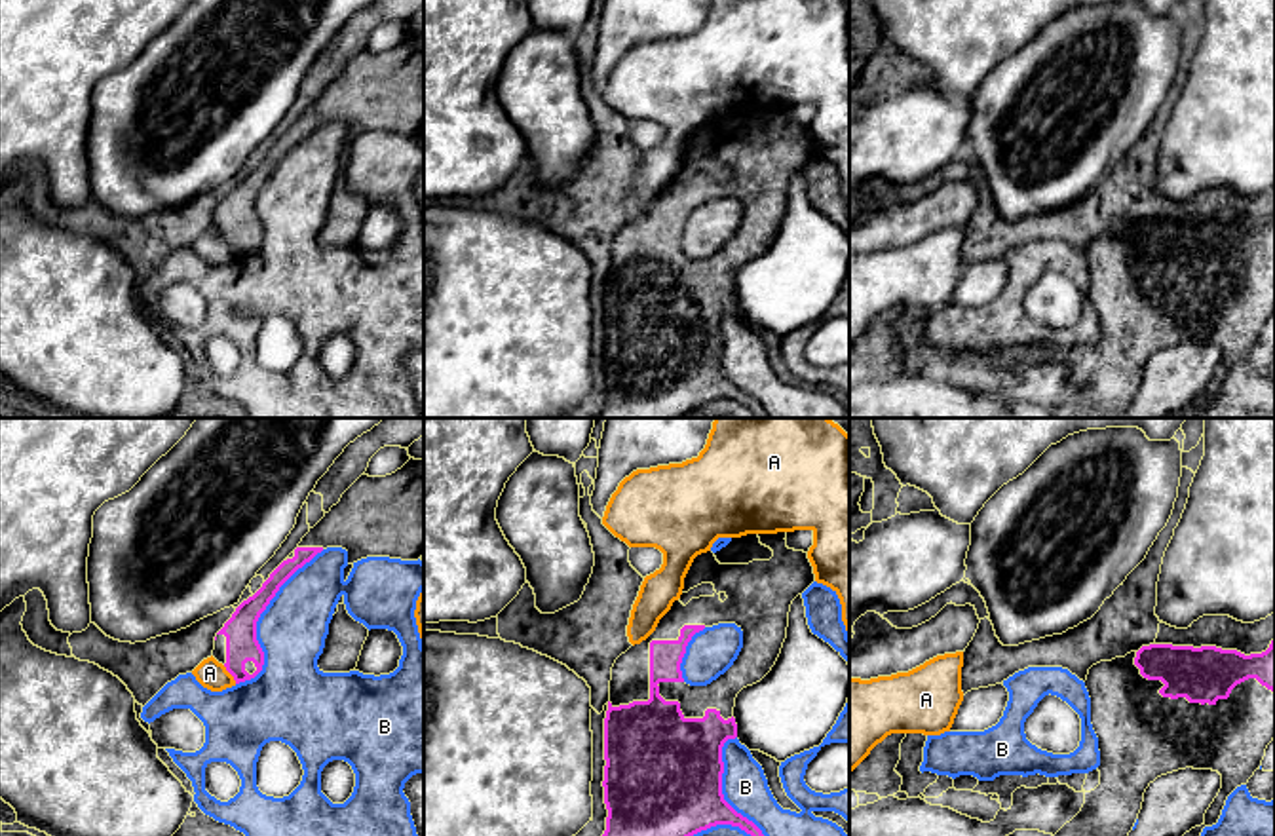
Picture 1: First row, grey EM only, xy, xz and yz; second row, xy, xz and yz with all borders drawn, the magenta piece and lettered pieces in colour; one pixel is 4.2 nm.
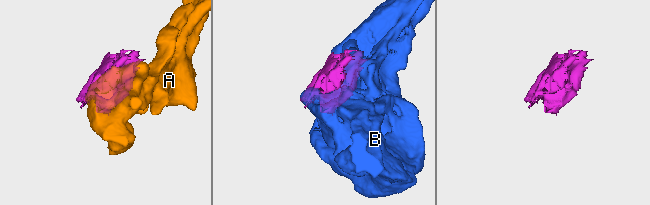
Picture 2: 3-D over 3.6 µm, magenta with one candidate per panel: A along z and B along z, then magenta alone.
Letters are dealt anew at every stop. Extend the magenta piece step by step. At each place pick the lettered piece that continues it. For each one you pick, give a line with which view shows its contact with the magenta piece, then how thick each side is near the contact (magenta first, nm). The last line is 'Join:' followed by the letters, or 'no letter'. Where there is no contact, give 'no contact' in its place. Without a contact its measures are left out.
Join: no letter

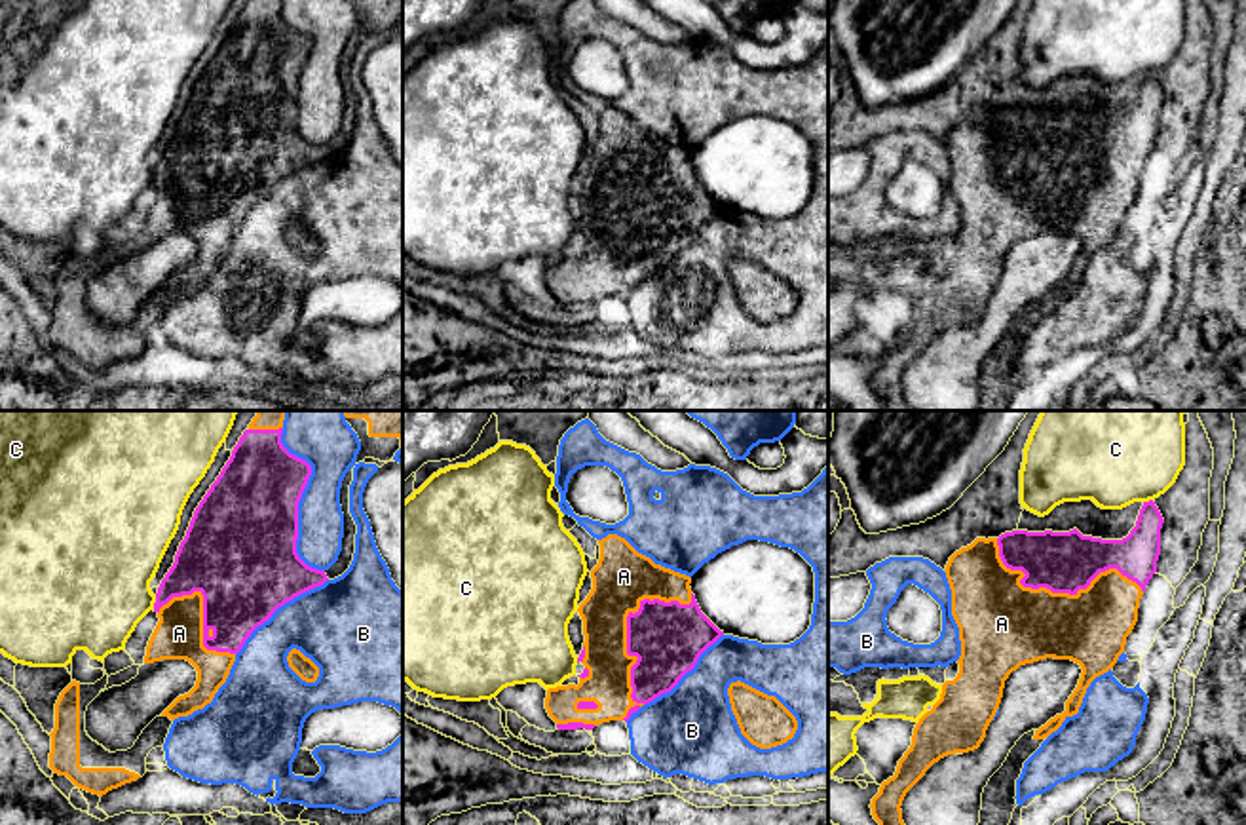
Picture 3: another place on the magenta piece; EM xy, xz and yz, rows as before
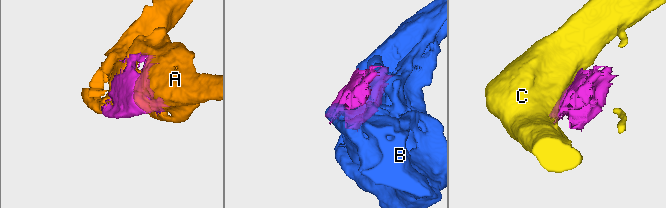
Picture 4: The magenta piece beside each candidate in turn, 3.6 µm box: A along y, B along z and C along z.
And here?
A: xz | 300/240 nm
Join: A

